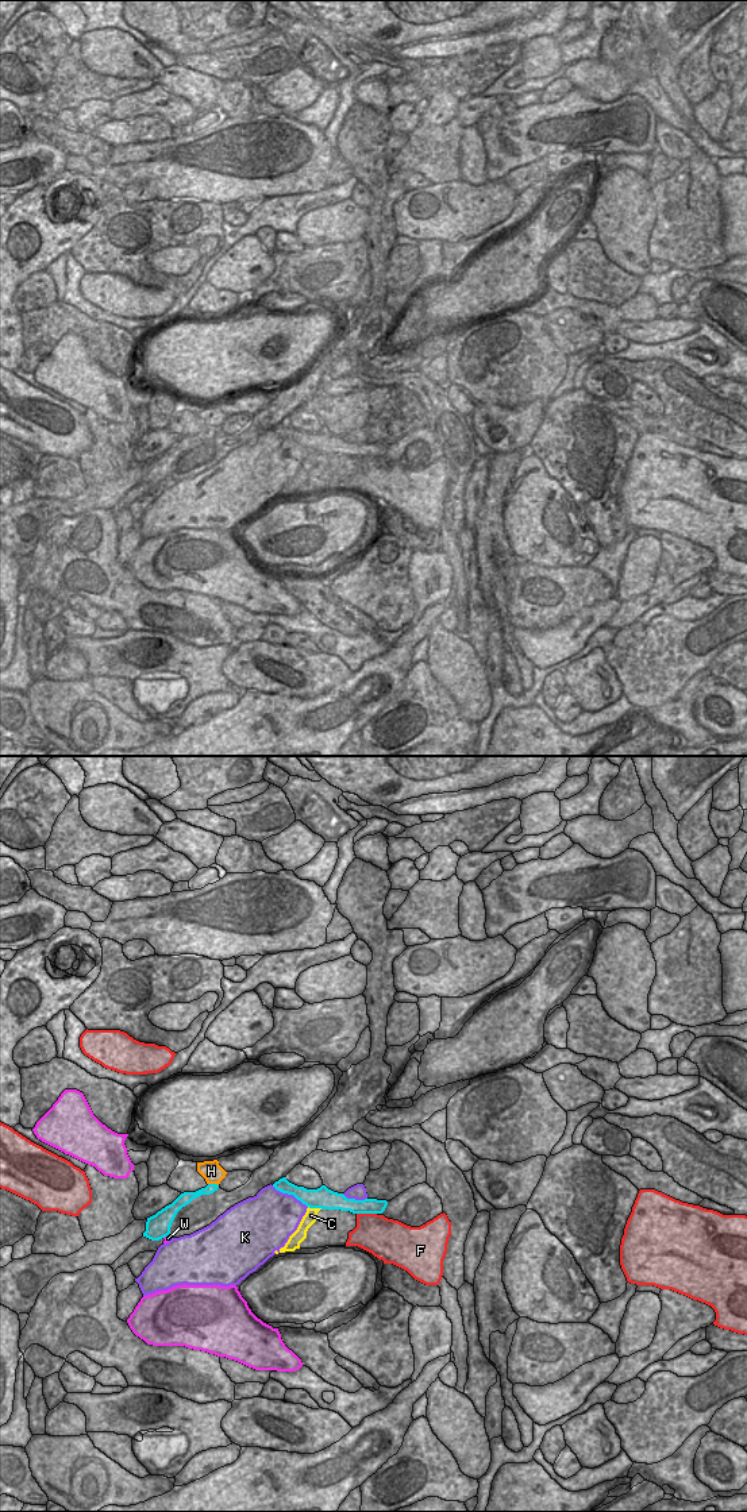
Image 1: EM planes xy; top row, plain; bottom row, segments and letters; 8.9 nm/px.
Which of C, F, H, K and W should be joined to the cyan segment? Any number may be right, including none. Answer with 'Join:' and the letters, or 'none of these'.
Join: none of these.

